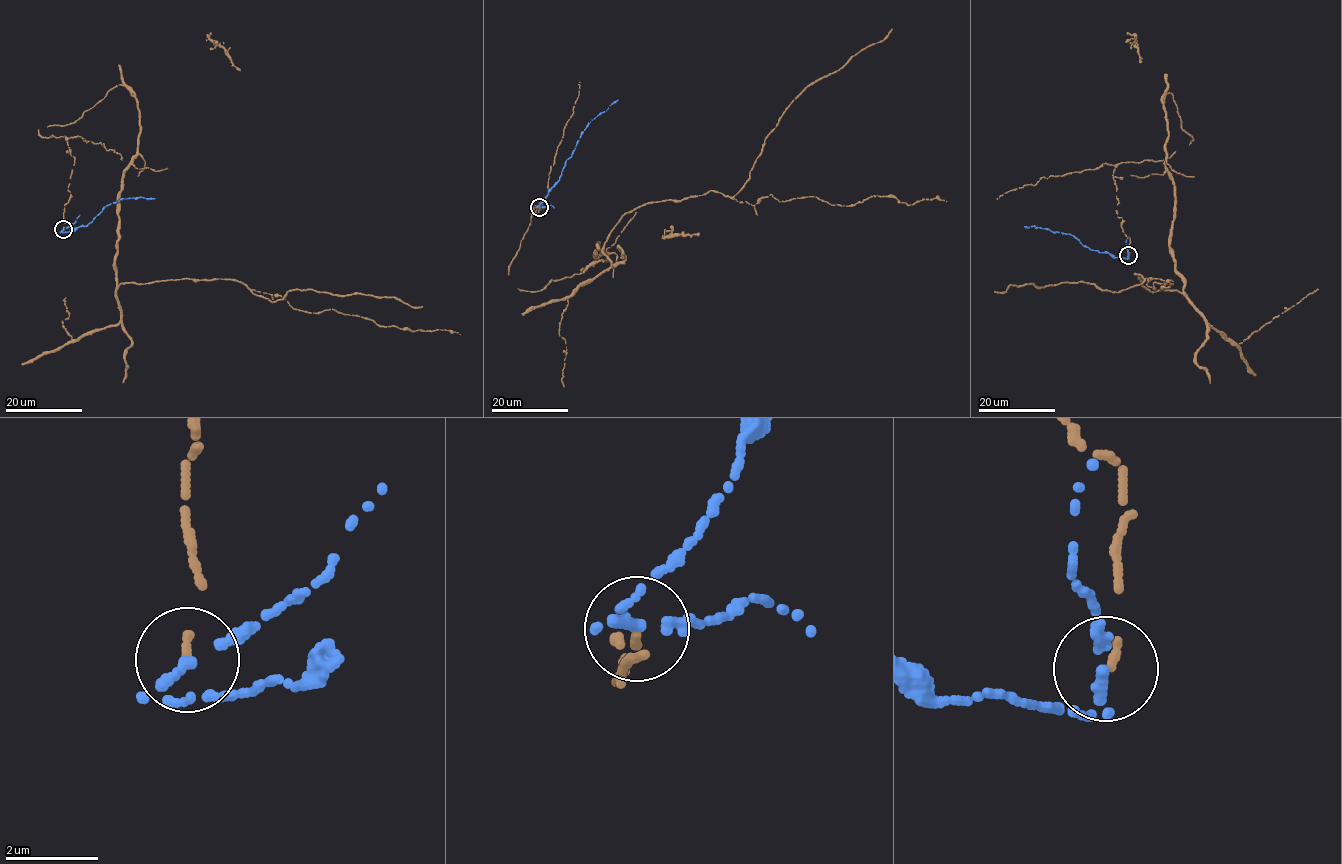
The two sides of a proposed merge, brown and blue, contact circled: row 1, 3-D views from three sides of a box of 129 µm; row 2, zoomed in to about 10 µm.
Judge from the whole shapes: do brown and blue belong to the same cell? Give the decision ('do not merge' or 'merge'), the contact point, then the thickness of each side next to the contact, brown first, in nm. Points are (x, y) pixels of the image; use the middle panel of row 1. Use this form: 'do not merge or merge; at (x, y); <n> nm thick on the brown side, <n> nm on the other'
do not merge; at (539, 207); 140 nm thick on the brown side, 220 nm on the other

